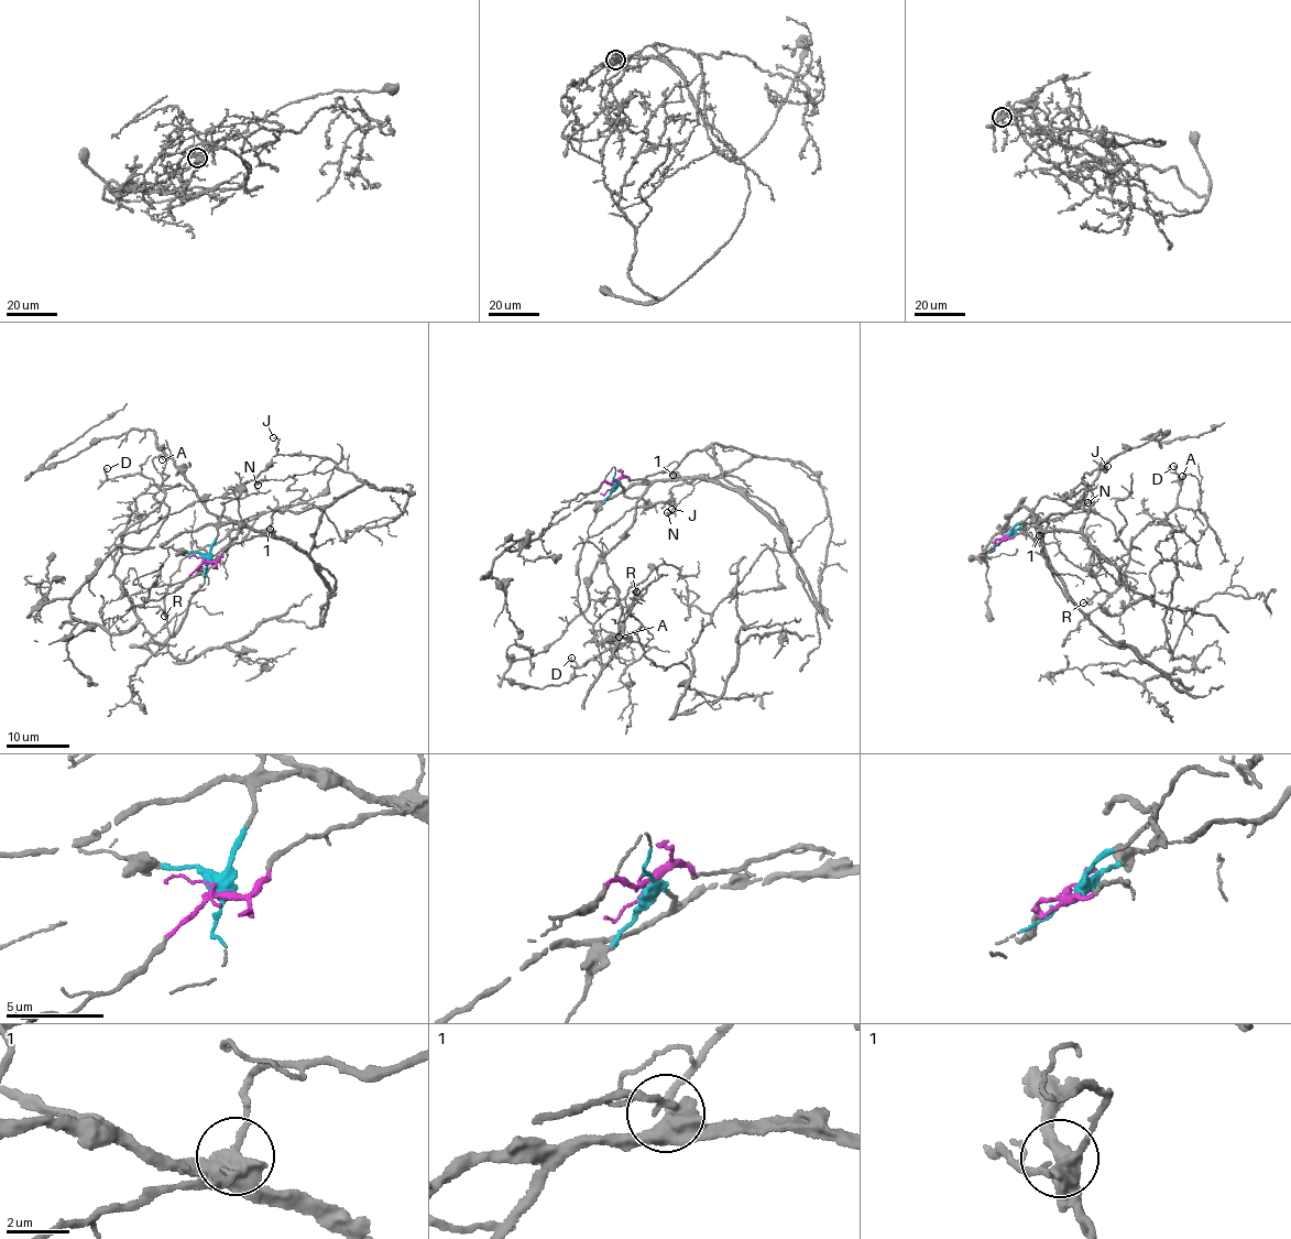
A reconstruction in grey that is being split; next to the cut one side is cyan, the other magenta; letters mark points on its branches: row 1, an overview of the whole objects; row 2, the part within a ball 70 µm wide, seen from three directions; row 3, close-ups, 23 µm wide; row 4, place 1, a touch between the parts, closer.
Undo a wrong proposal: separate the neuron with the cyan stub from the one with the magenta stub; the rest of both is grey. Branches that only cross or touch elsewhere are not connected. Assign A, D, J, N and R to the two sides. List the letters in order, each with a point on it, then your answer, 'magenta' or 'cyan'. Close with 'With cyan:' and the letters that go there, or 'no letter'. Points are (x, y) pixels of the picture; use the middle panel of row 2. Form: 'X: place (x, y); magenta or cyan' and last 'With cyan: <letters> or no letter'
A: place (619, 637); cyan
D: place (571, 658); cyan
J: place (671, 509); magenta
N: place (667, 512); magenta
R: place (636, 591); cyan
With cyan: A, D, R

